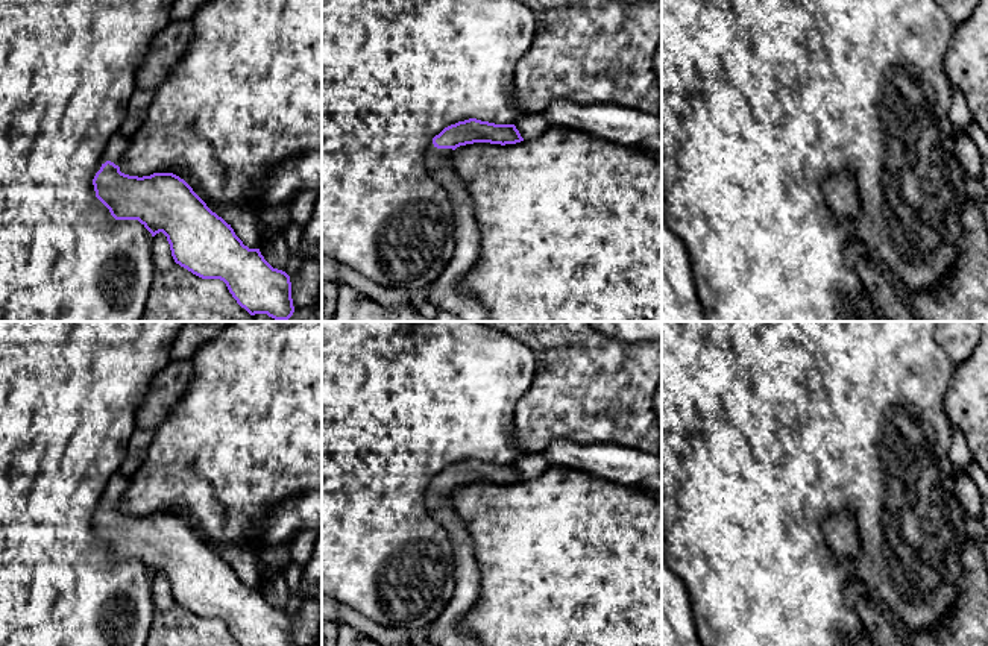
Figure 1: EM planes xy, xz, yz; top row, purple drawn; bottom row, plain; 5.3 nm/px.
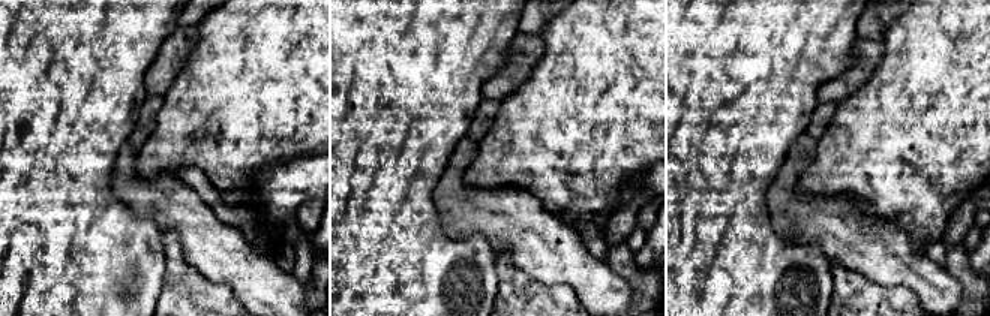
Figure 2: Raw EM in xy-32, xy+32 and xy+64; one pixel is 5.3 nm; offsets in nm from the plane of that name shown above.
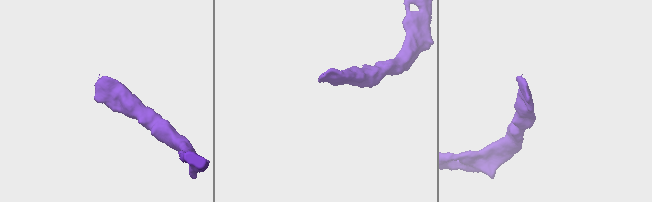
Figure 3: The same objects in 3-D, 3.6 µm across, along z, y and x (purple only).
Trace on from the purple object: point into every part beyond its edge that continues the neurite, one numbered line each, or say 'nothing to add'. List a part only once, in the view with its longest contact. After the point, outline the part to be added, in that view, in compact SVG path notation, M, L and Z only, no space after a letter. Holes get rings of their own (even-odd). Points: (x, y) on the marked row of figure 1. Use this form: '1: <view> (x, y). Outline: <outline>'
1: xy (117, 144). Outline: M115 132L108 141L108 146L99 162L97 171L106 161L111 161L120 167L123 155L126 153L127 147L129 147L129 143L131 143L131 140L124 138L120 132Z

